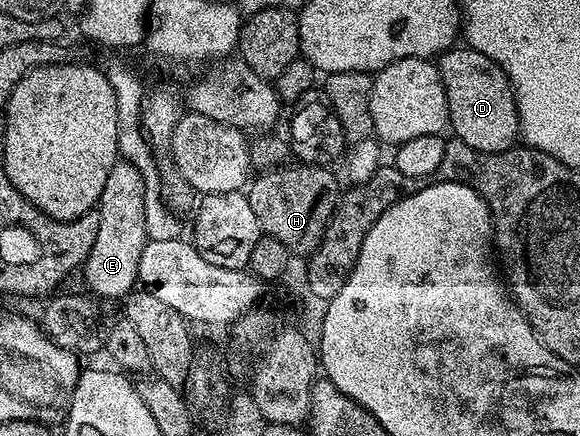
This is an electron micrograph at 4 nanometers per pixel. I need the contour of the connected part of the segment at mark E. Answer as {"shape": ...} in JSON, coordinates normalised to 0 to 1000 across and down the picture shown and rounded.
{"shape":[[[207,365],[195,378],[166,472],[166,550],[141,606],[145,640],[160,674],[207,686],[233,661],[241,585],[257,546],[250,507],[250,438],[247,406],[229,376]]]}

